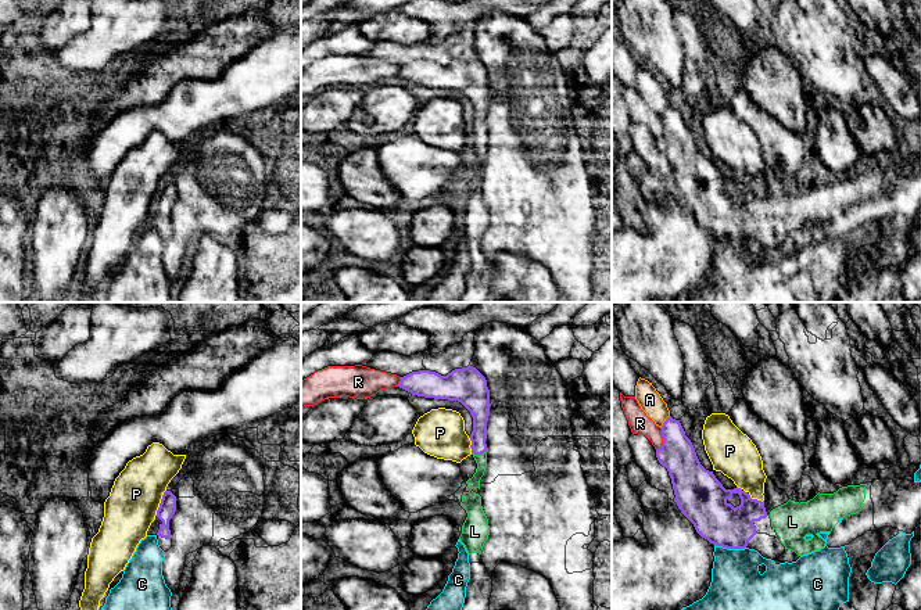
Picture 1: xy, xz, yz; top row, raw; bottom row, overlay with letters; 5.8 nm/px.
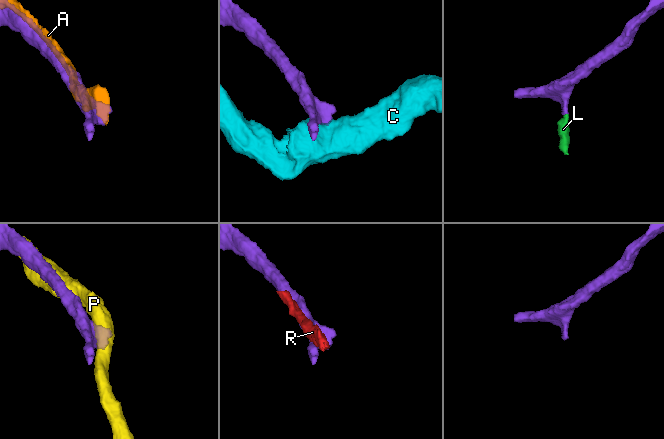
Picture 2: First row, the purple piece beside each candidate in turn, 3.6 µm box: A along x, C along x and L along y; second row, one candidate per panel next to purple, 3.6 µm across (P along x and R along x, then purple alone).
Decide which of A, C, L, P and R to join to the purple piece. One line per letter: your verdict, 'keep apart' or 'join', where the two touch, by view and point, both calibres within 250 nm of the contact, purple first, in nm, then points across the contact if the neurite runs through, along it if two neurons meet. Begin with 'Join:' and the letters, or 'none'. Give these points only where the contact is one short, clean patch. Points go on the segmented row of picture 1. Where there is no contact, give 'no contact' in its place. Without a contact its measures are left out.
Join: L
A: keep apart | yz (665, 422) | 200/140 nm
C: keep apart | yz (730, 548) | 240/300 nm
L: join | xz (479, 454) | 110/70 nm | across xz (480, 411), (479, 454), (480, 472), (472, 483)
P: keep apart | xy (161, 502) | 100/300 nm | along xy (165, 490), (156, 515)
R: keep apart | yz (663, 440) | 200/120 nm

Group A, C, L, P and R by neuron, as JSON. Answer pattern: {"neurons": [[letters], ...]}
{"neurons": [["A"], ["C"], ["L"], ["P"], ["R"]]}

